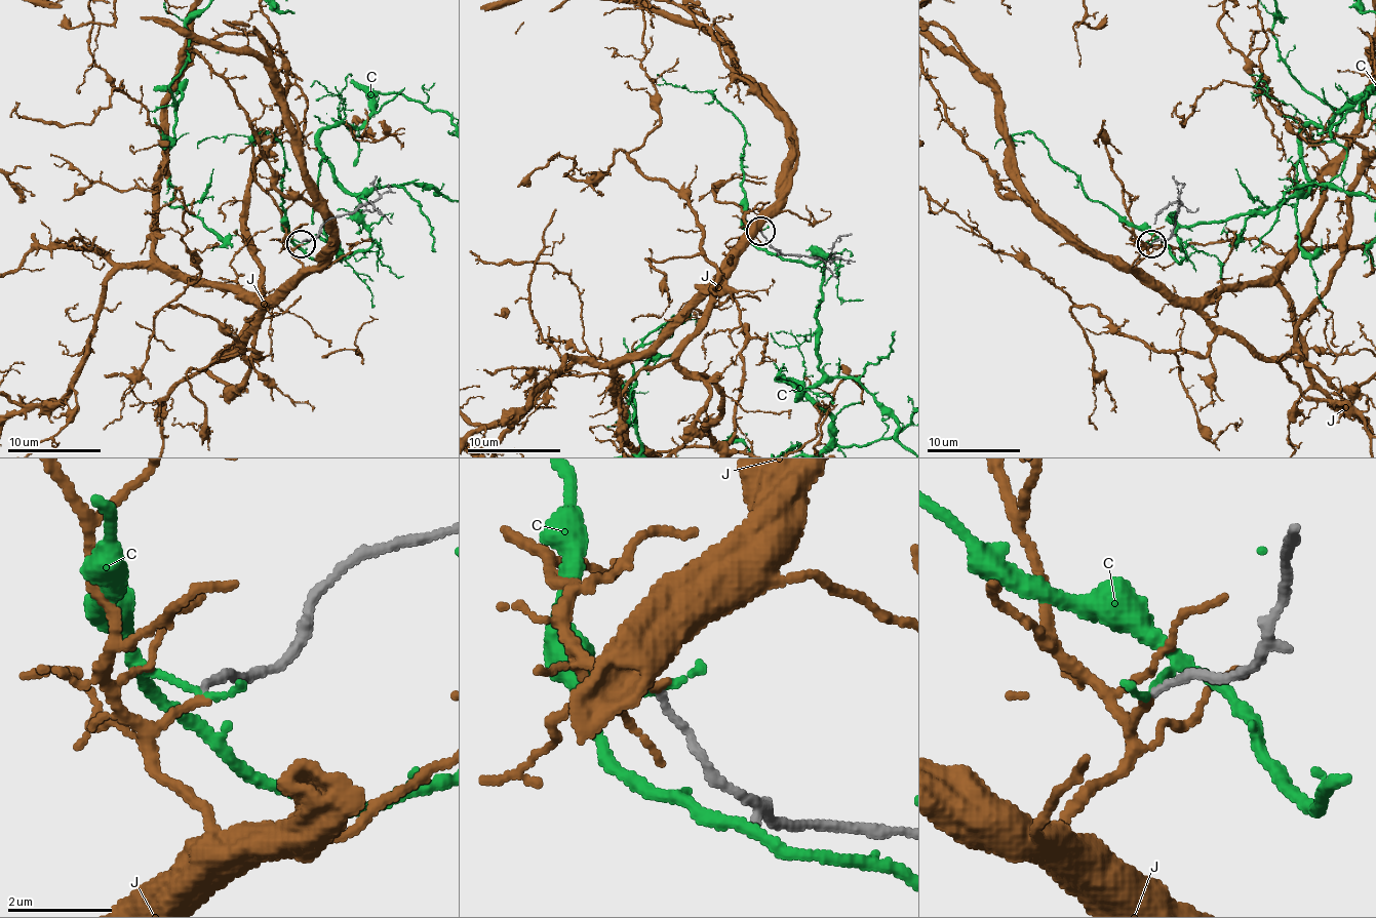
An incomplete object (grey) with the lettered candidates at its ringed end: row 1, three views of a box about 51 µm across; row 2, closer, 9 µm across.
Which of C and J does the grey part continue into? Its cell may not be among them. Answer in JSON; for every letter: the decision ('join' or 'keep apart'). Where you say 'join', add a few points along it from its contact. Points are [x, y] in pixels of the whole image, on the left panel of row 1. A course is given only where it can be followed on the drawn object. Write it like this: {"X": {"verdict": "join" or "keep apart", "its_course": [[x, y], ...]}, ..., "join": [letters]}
{"C": {"verdict": "keep apart"}, "J": {"verdict": "join", "its_course": [[302, 243], [295, 256], [315, 266], [329, 214], [252, 29], [218, 17], [188, 56], [141, 84]]}, "join": ["J"]}

